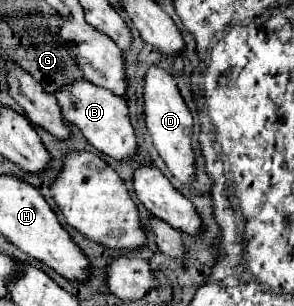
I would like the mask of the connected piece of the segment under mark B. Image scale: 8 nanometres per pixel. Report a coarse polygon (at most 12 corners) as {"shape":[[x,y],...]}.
{"shape":[[85,80],[61,88],[65,120],[117,162],[139,146],[125,98]]}

